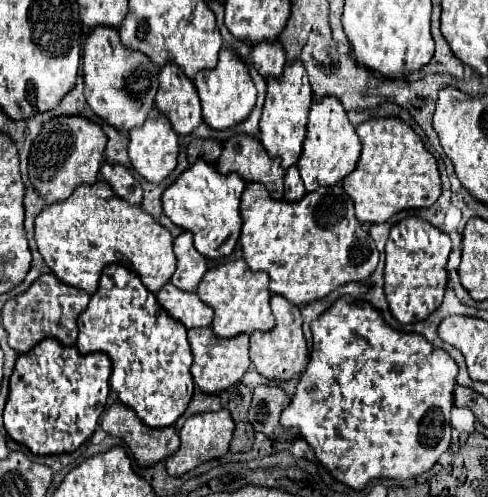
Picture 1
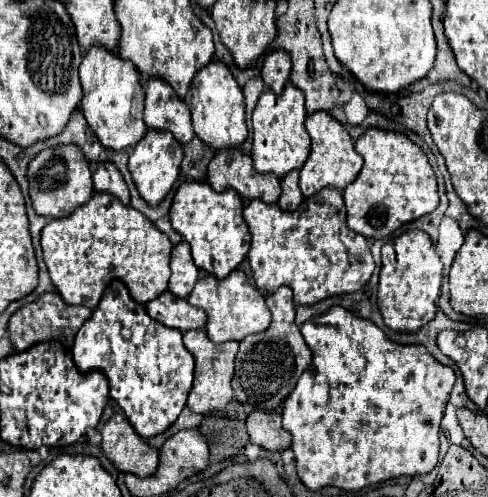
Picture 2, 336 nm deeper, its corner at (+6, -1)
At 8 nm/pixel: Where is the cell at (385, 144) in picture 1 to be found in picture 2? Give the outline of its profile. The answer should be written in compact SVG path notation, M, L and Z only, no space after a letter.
M368 128L356 140L364 166L356 180L344 188L348 226L364 238L386 238L396 228L430 214L438 206L436 176L428 156L406 134Z

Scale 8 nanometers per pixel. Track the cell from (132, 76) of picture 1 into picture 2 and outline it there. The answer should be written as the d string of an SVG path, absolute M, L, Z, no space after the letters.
M92 46L92 50L86 52L80 64L80 82L84 90L80 108L90 128L96 132L98 140L110 150L124 150L136 146L148 130L148 126L142 120L144 88L140 84L140 74L136 66L118 58L118 54L104 50L104 46Z

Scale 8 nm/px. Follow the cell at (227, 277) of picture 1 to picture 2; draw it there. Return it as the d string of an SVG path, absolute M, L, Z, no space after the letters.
M232 270L232 274L228 274L226 278L214 278L210 274L200 278L190 292L188 302L192 306L200 306L206 312L206 332L208 338L216 344L224 344L228 340L242 340L248 334L264 332L272 320L264 296L254 284L248 282L248 276L242 270Z

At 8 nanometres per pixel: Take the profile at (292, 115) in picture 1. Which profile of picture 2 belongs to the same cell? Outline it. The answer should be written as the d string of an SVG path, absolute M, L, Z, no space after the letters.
M286 84L284 92L278 96L272 90L264 90L252 114L252 160L258 172L272 172L278 178L288 174L290 170L300 170L310 154L310 136L304 128L306 108L304 108L304 94Z

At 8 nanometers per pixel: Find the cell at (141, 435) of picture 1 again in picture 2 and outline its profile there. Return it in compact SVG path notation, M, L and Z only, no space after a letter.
M112 414L102 428L102 450L122 472L150 476L158 468L158 450L142 440L124 414Z

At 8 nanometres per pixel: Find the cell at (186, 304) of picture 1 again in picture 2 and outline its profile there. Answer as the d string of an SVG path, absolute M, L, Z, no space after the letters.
M166 290L164 294L148 302L146 310L148 310L148 316L154 318L156 322L168 328L178 328L182 332L206 326L204 310L188 304L188 300L184 298L174 296L170 290Z

